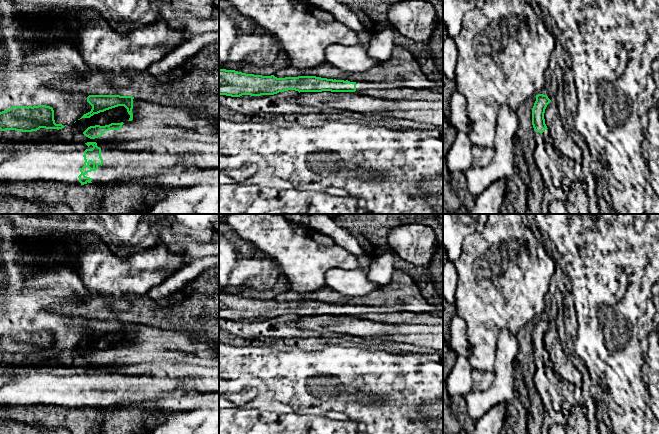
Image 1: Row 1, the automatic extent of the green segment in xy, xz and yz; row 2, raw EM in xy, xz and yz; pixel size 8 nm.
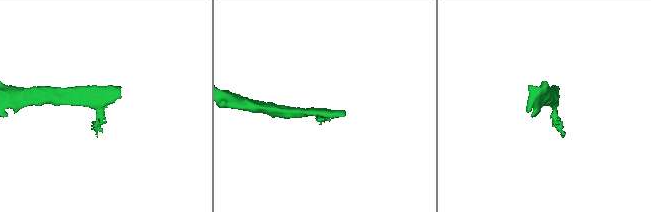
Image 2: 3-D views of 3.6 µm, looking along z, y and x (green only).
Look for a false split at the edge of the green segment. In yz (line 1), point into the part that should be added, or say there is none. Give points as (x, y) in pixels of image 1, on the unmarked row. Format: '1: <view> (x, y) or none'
1: none

